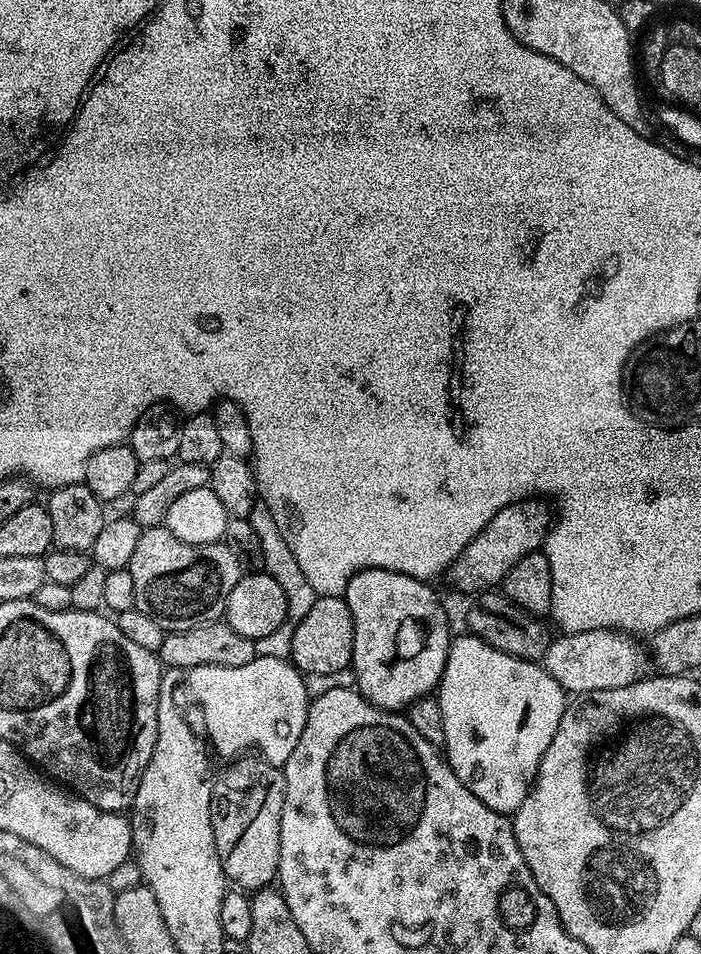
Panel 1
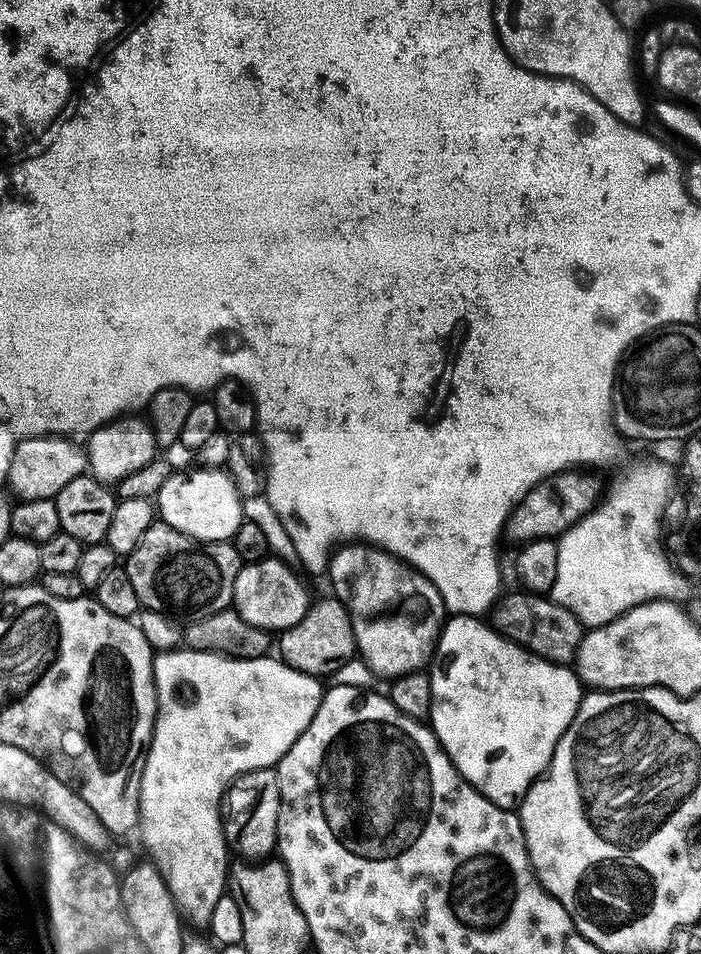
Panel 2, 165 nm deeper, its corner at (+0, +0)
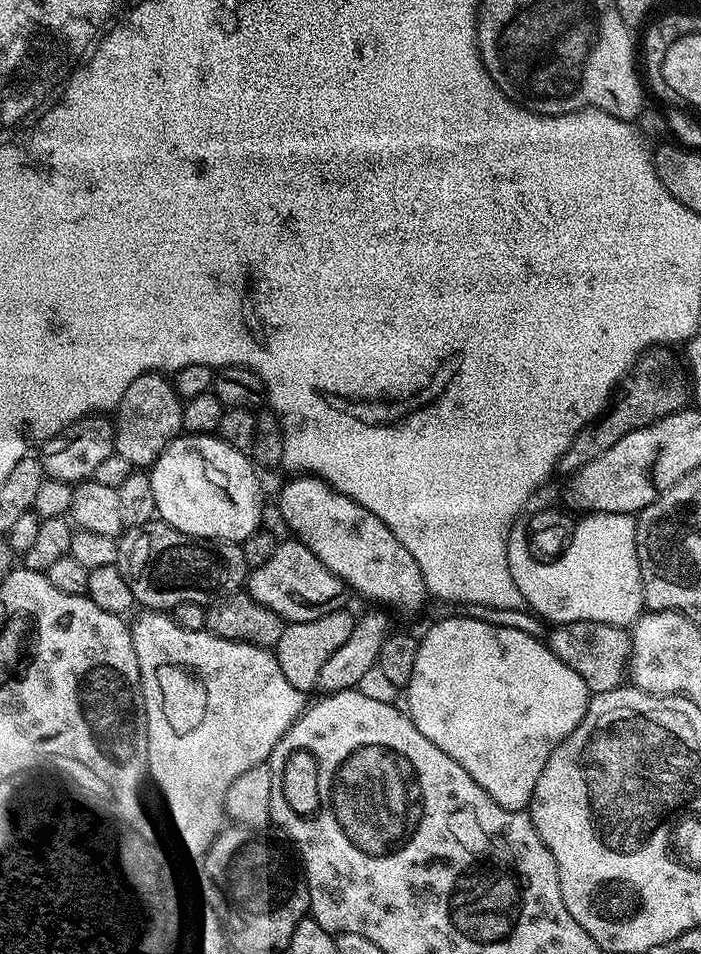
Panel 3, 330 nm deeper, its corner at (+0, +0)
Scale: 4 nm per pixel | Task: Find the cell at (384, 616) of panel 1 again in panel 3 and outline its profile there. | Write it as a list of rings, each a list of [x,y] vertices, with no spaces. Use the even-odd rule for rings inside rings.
[[[312,476],[292,478],[292,481],[289,479],[278,495],[278,516],[288,523],[292,531],[289,533],[295,539],[305,544],[351,591],[353,588],[358,595],[373,600],[376,603],[373,605],[385,609],[397,608],[400,612],[416,612],[423,606],[424,599],[429,599],[430,593],[418,562],[414,562],[414,554],[410,554],[410,550],[406,550],[406,546],[394,538],[382,518],[370,514],[366,506],[336,491],[331,484]]]

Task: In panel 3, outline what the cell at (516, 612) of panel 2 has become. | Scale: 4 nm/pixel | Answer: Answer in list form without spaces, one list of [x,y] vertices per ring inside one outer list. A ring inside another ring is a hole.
[[[593,620],[556,624],[547,633],[546,643],[558,659],[566,662],[566,666],[570,666],[574,674],[584,679],[589,693],[614,690],[625,683],[626,669],[632,653],[632,637],[623,627]]]

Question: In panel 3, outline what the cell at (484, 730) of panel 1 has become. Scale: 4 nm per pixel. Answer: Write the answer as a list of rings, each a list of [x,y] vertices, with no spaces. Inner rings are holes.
[[[469,614],[448,616],[445,620],[438,621],[424,637],[422,635],[419,637],[414,658],[414,674],[410,674],[406,695],[408,695],[406,711],[408,717],[414,722],[414,726],[418,726],[418,730],[426,734],[426,738],[430,738],[434,746],[438,746],[438,750],[454,758],[454,762],[458,762],[462,770],[466,770],[466,774],[470,774],[470,778],[474,778],[474,782],[478,782],[478,786],[482,786],[482,790],[486,790],[486,794],[490,794],[490,798],[498,802],[498,806],[515,812],[525,811],[531,805],[534,786],[538,786],[538,774],[542,774],[542,766],[546,766],[552,751],[576,729],[578,722],[582,722],[590,699],[584,679],[574,674],[574,670],[570,670],[566,662],[558,659],[548,649],[543,639],[523,633],[522,630],[507,629],[506,626],[491,625],[490,622],[475,620]]]

